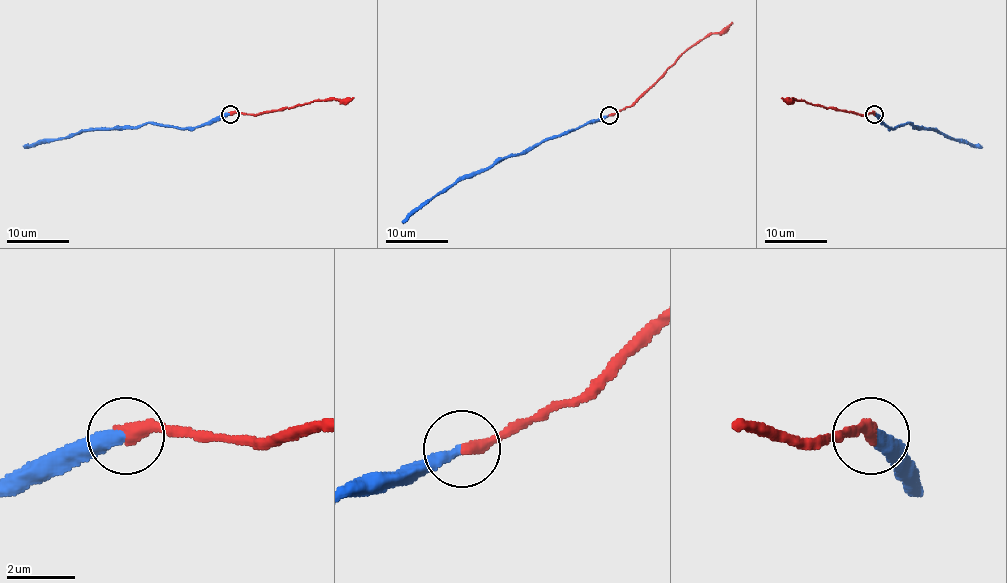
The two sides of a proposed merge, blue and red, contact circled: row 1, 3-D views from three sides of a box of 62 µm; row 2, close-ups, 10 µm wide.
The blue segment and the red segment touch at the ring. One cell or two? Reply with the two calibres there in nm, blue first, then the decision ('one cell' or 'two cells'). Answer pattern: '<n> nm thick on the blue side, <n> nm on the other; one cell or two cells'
360 nm thick on the blue side, 400 nm on the other; two cells

